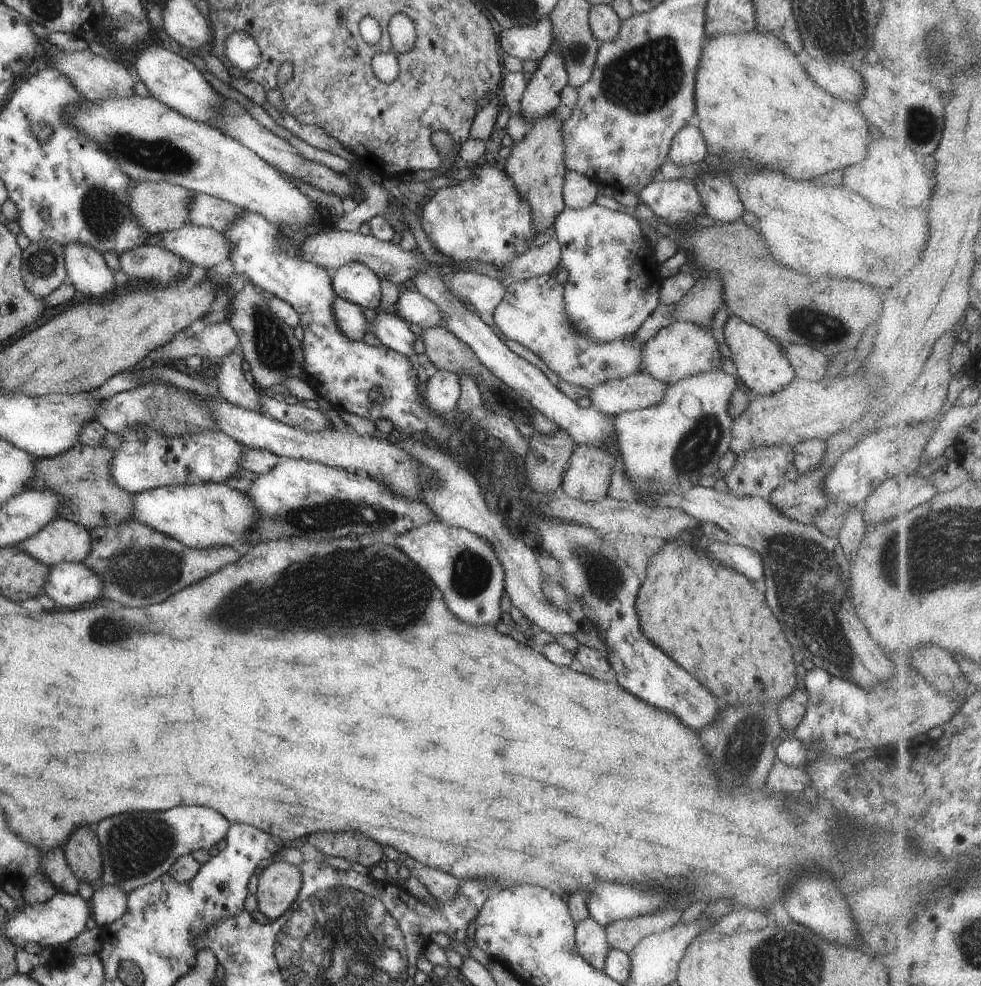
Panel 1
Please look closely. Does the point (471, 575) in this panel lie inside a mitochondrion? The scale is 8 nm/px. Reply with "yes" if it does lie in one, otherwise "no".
yes

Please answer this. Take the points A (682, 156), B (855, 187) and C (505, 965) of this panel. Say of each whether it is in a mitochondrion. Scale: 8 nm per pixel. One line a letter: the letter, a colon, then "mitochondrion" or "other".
A: other
B: other
C: other

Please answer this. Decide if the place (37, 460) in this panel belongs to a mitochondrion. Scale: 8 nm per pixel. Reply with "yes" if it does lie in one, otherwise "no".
no

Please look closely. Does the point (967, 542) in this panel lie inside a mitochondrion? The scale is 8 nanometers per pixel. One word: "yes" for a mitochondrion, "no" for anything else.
yes

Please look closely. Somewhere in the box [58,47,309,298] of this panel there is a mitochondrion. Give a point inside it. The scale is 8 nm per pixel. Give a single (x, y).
(165, 156)

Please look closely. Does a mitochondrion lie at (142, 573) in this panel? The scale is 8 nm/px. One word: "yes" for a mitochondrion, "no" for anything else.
yes

